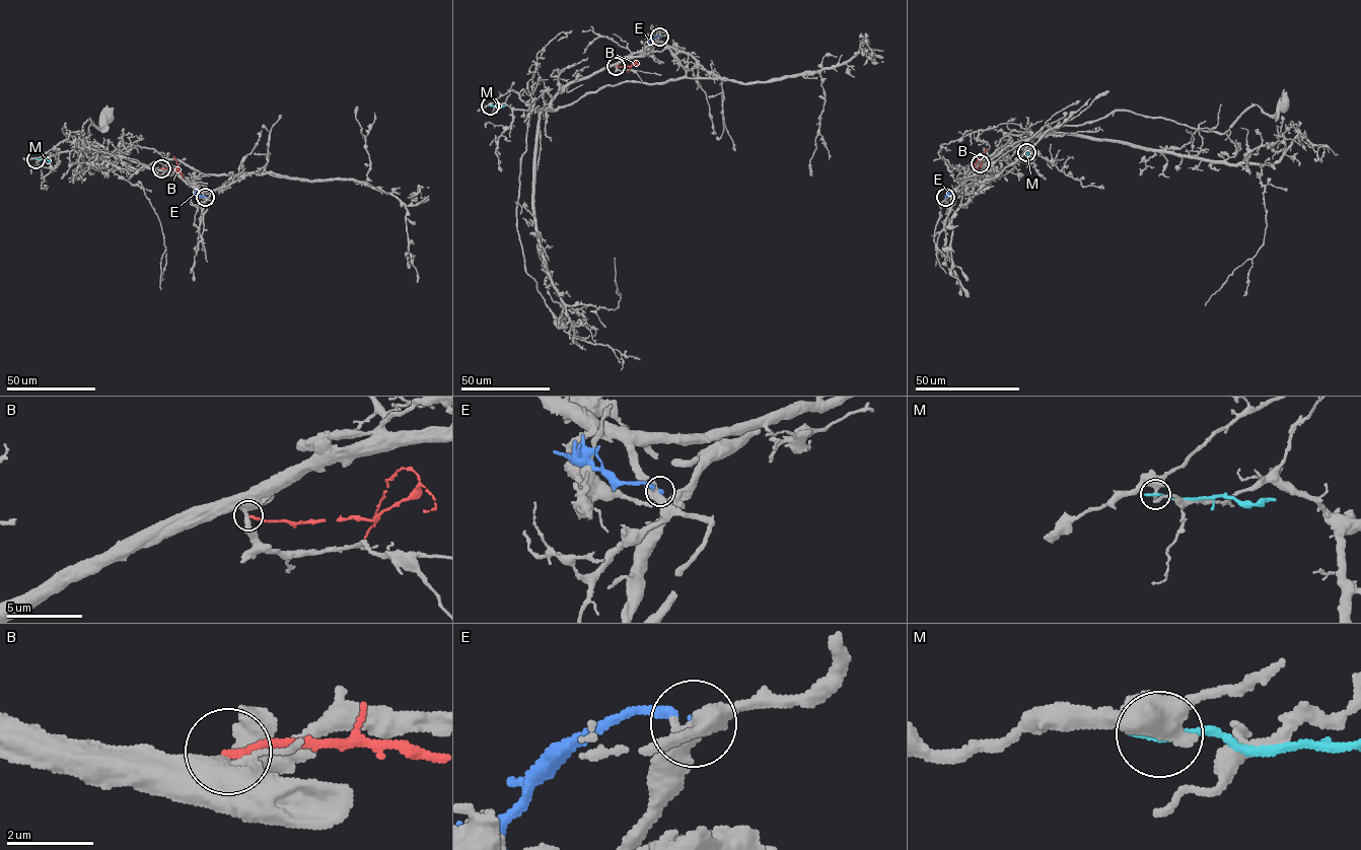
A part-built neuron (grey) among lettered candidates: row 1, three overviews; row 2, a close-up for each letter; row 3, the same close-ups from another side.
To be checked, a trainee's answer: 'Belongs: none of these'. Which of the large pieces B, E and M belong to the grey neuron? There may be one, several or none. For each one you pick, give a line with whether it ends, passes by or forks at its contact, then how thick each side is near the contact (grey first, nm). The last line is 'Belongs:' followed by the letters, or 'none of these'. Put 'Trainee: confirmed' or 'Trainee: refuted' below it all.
Belongs: none of these
Trainee: confirmed

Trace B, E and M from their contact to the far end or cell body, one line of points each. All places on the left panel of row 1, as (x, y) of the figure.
B: (161, 168), (176, 169), (182, 174), (173, 156)
E: (206, 197), (193, 192)
M: (37, 158), (51, 159)

